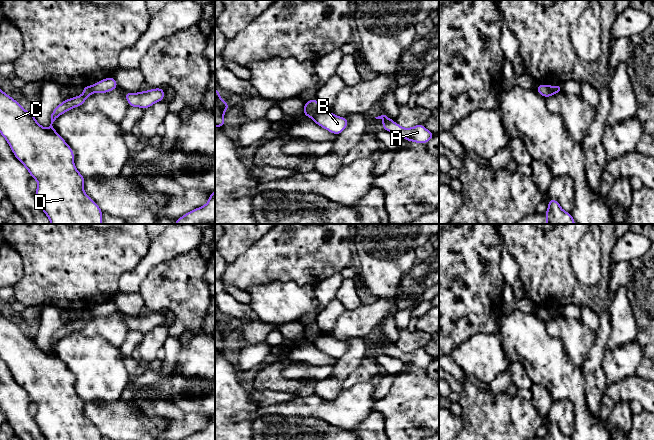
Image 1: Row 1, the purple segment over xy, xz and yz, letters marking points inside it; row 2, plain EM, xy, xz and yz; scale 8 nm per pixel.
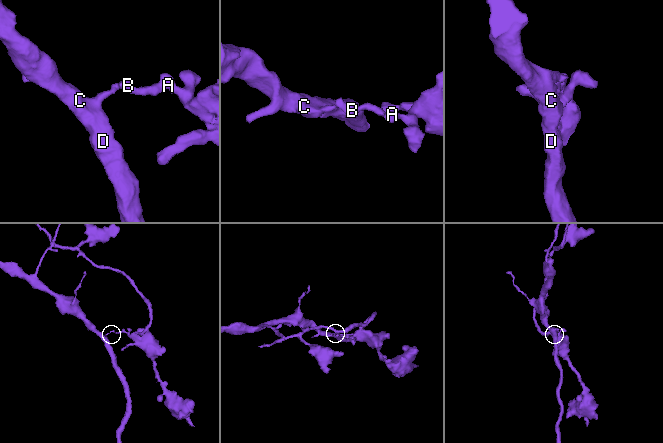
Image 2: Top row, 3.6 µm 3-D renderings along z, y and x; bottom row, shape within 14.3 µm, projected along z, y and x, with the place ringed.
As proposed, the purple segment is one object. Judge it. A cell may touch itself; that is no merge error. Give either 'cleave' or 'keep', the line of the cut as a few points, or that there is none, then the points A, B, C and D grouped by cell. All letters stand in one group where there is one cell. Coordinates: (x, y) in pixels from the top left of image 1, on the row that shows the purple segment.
cleave | xz (320, 109), (312, 118) | A B / C D

